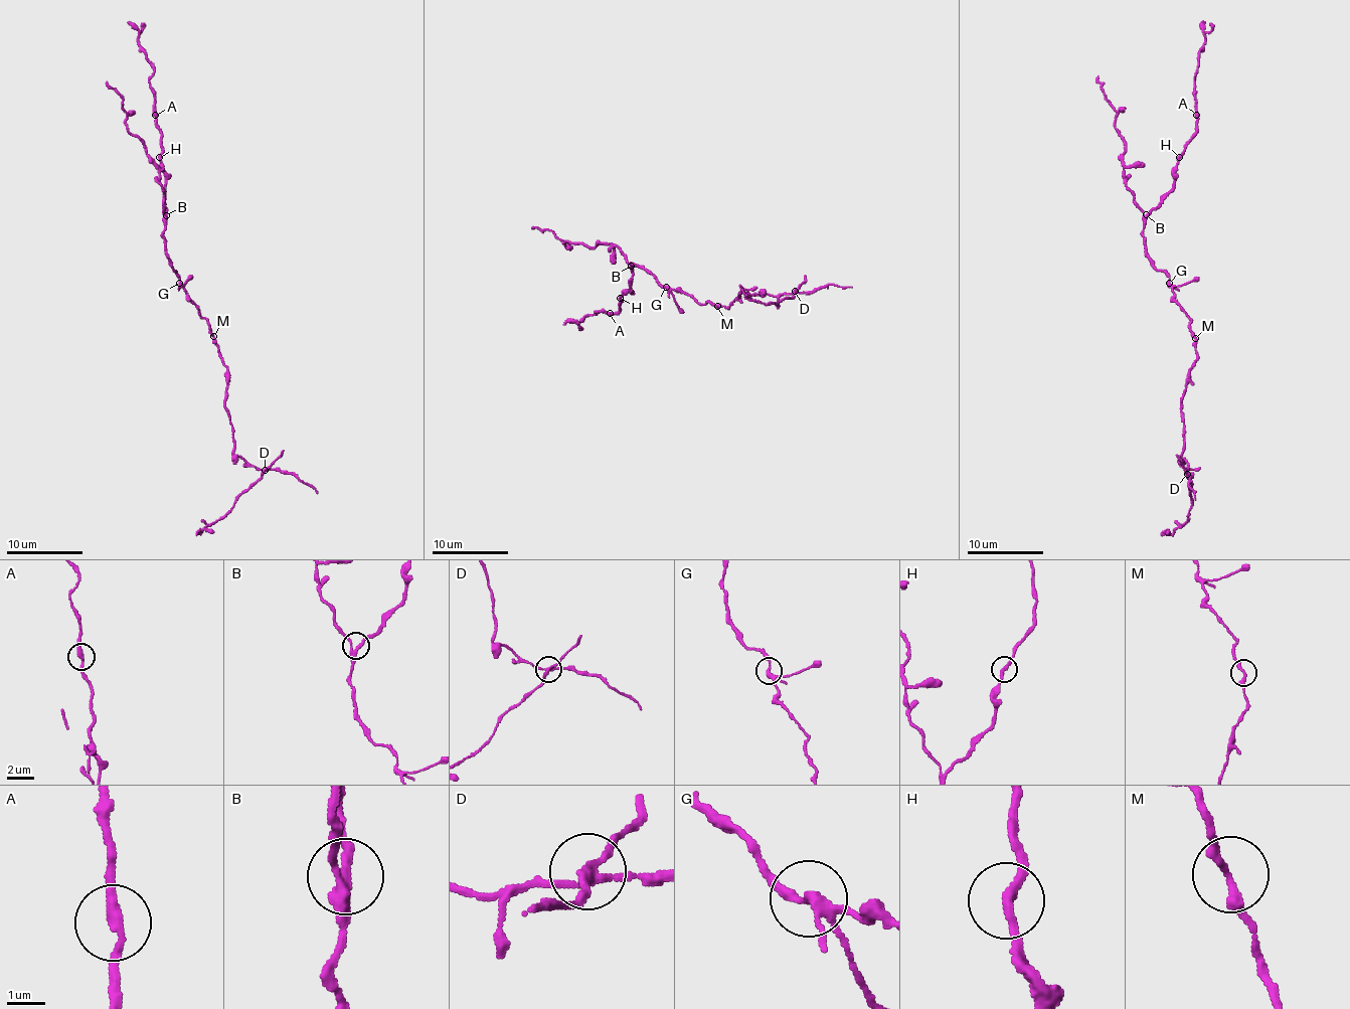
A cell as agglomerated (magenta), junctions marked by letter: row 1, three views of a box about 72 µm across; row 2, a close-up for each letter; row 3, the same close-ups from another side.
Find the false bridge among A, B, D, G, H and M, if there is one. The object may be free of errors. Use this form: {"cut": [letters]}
{"cut": ["D"]}

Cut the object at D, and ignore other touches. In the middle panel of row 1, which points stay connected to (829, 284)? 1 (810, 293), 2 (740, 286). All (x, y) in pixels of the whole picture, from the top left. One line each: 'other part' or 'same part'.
1: same part
2: other part

